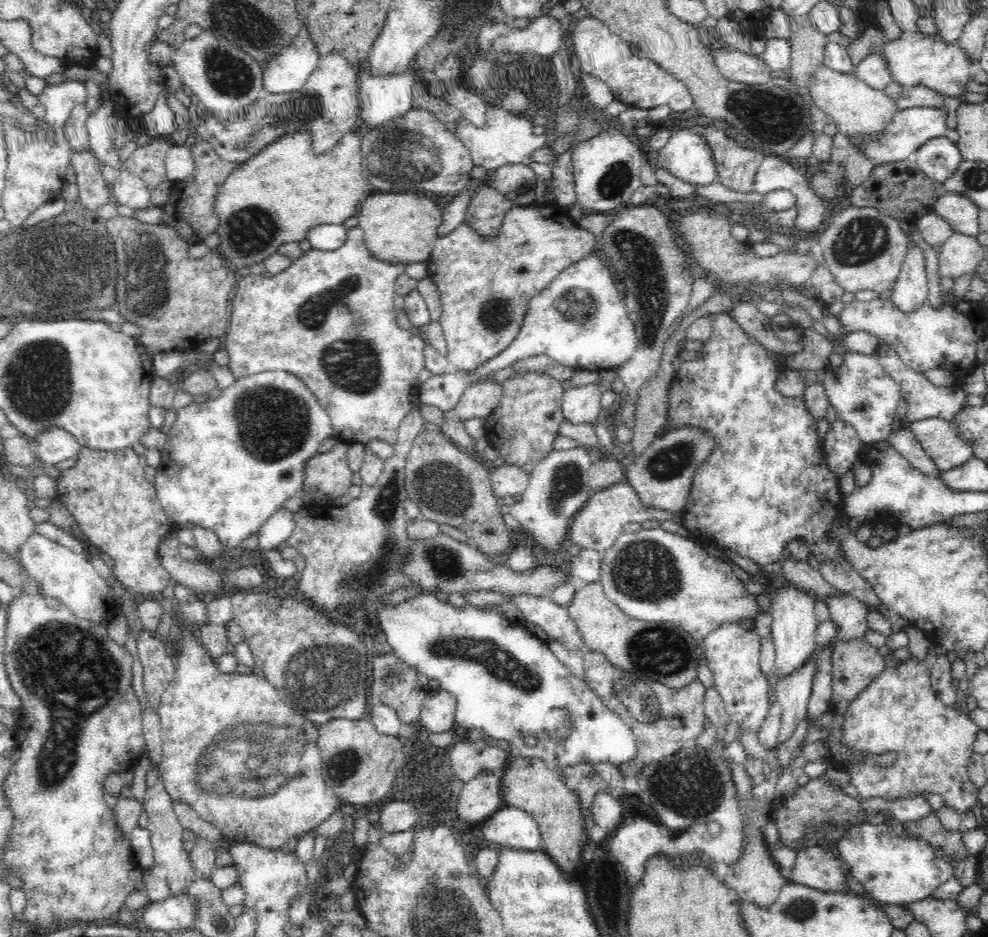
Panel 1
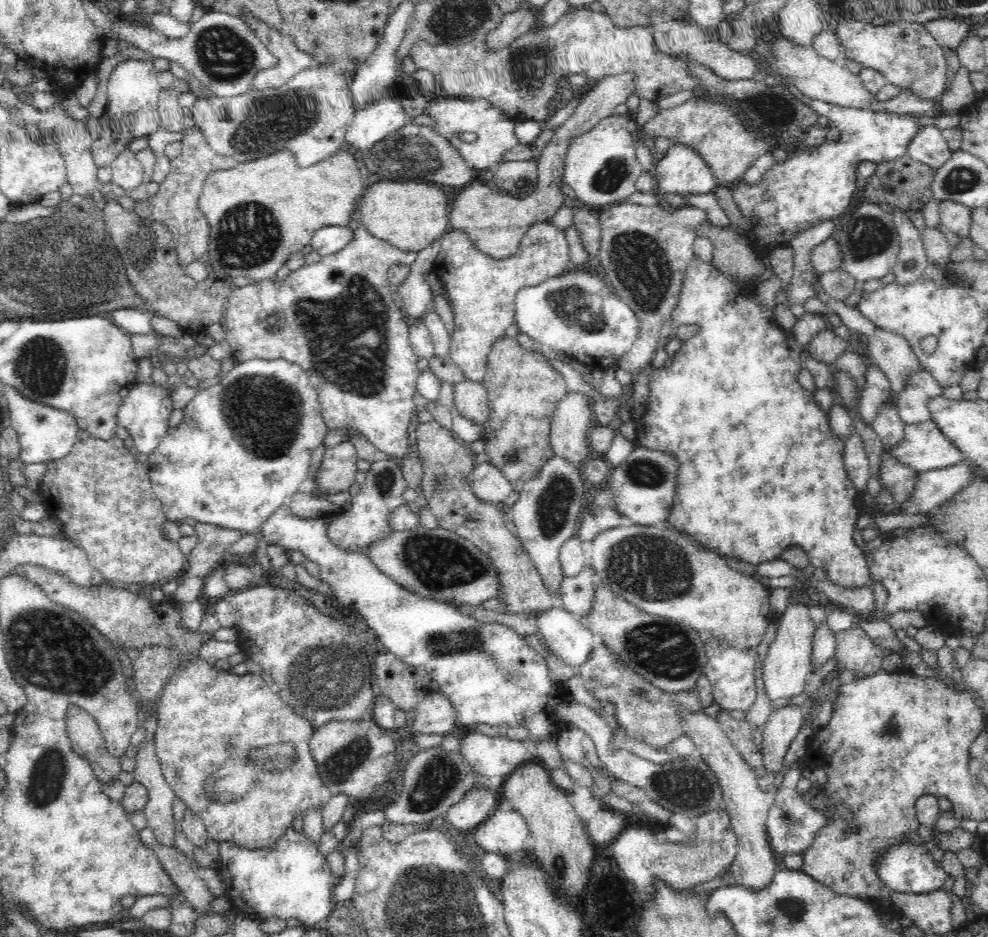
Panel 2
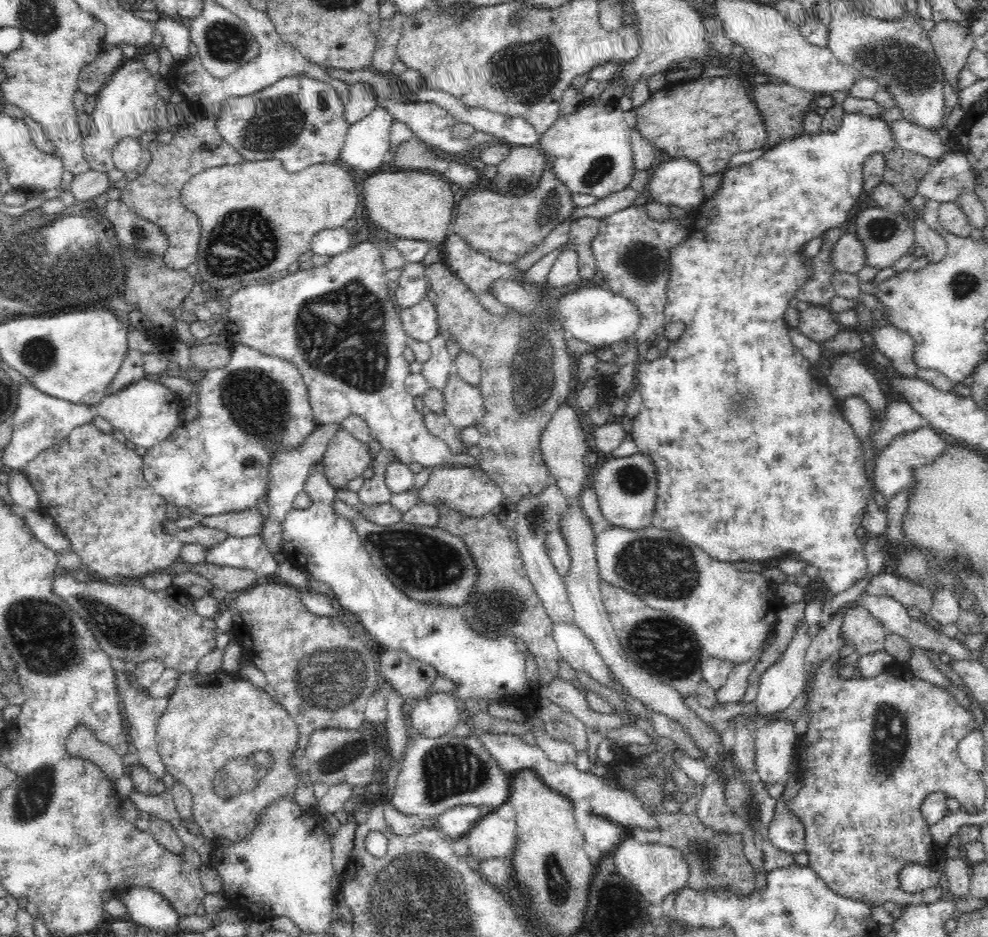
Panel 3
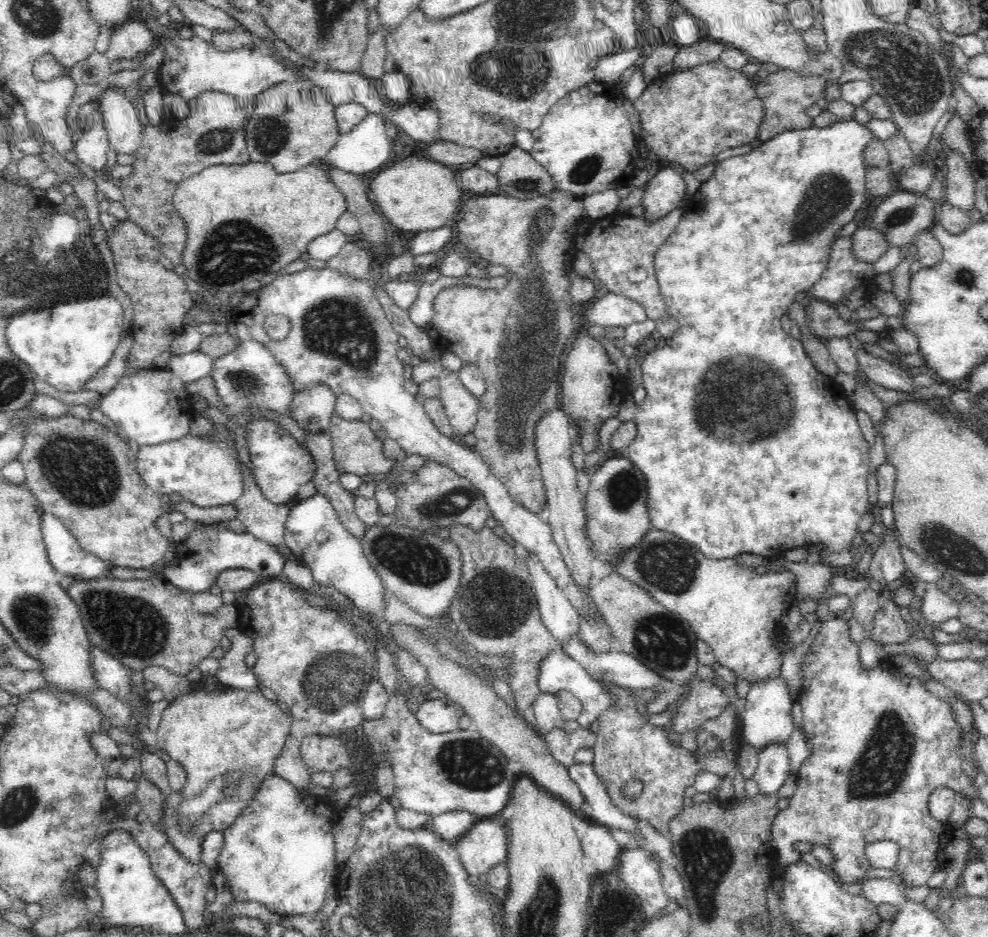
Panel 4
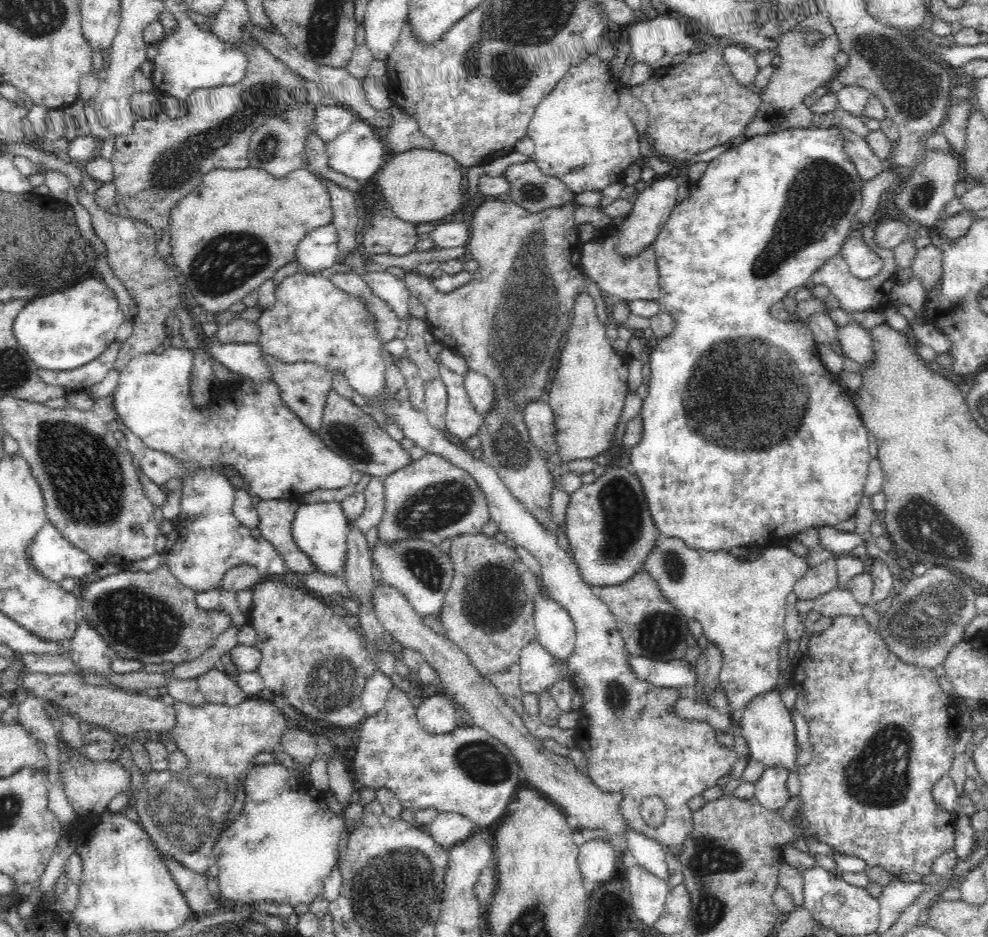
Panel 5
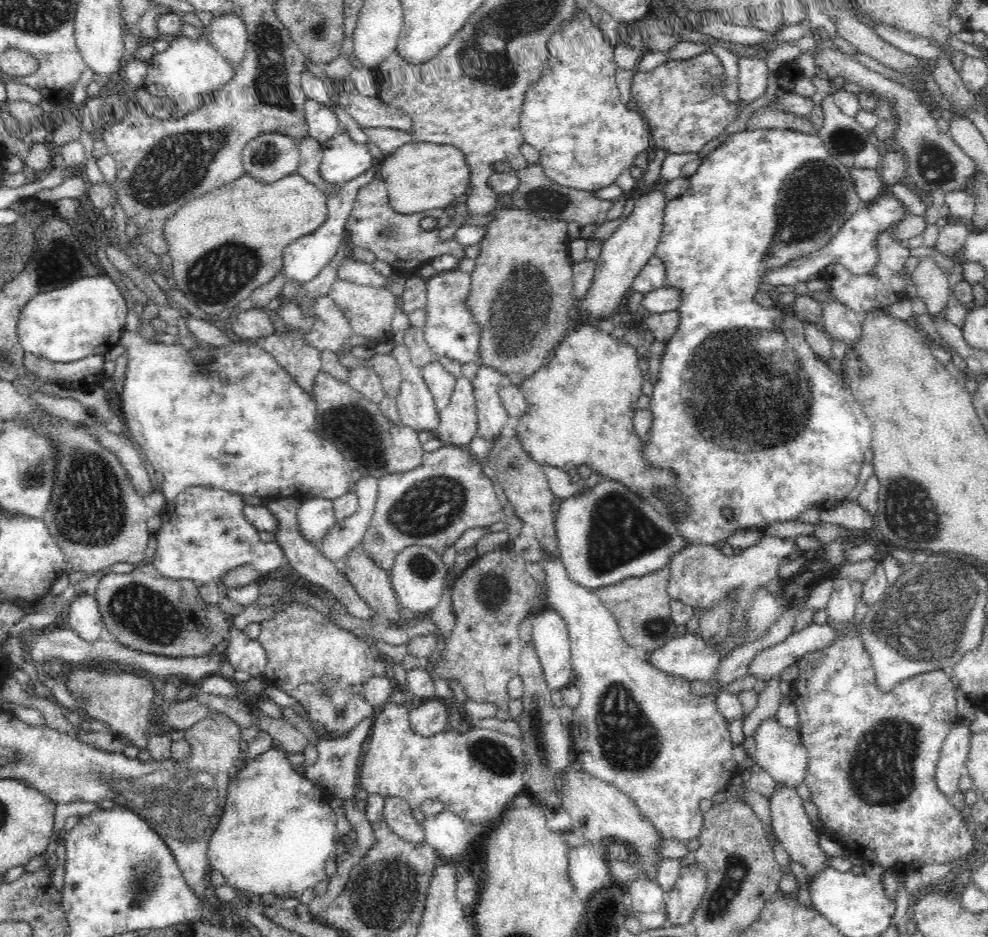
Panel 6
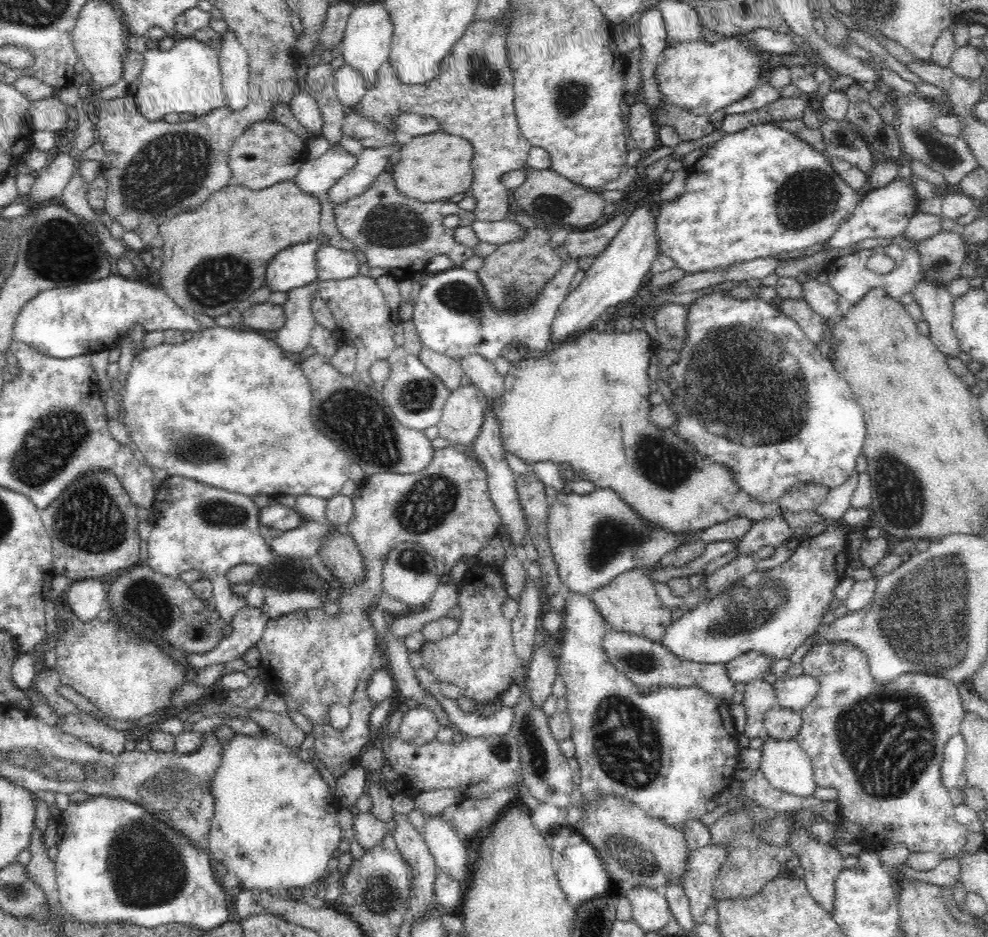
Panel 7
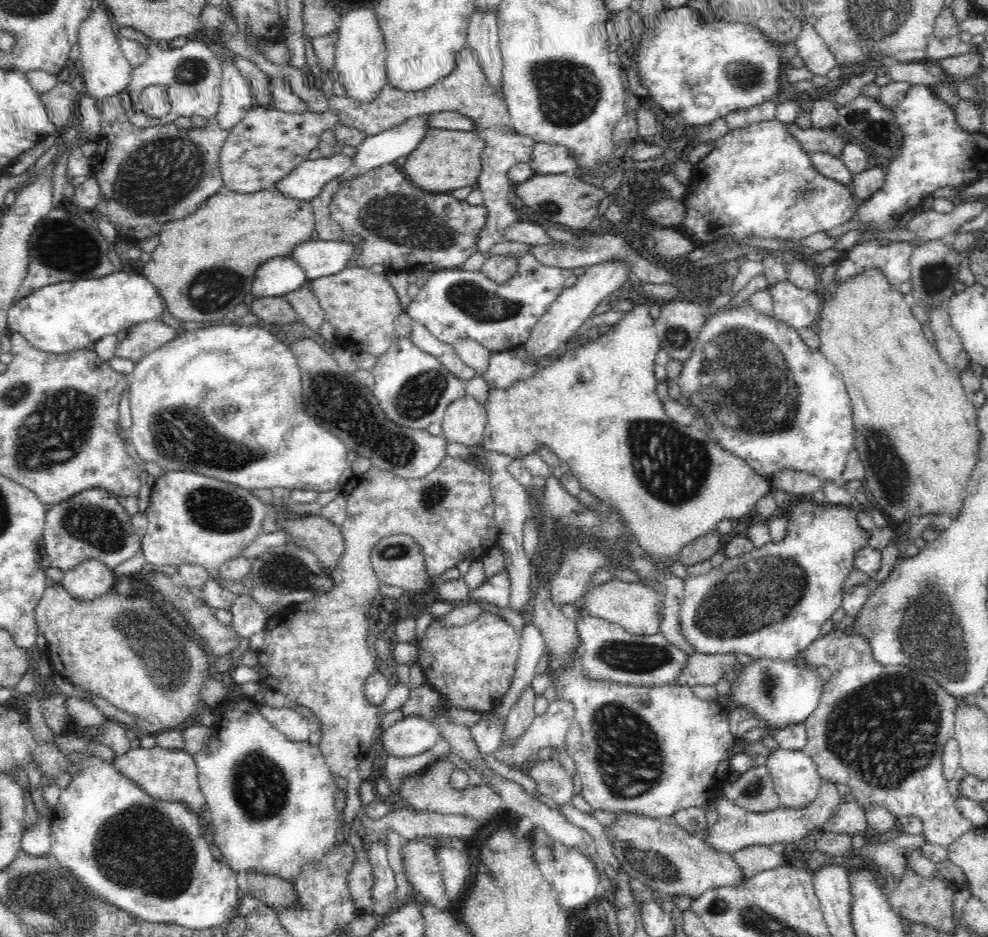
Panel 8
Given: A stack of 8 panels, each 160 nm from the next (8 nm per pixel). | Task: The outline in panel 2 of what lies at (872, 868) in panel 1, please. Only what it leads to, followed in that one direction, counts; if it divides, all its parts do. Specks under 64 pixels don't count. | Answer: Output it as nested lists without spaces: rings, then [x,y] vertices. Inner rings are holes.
[[[900,844],[894,848],[886,848],[882,856],[876,858],[877,875],[882,882],[894,884],[896,890],[906,896],[916,896],[927,894],[939,889],[943,889],[943,884],[949,878],[943,870],[941,864],[931,856],[926,846],[916,846],[916,844]]]

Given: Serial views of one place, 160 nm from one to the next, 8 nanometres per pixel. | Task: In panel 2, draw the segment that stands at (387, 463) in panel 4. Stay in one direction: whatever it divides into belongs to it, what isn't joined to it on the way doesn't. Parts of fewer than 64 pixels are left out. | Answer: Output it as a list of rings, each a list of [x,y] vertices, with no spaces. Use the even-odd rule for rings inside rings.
[[[349,440],[329,446],[324,451],[322,462],[318,467],[316,487],[328,494],[349,491],[355,484],[355,476],[358,472],[357,460],[355,446]]]

